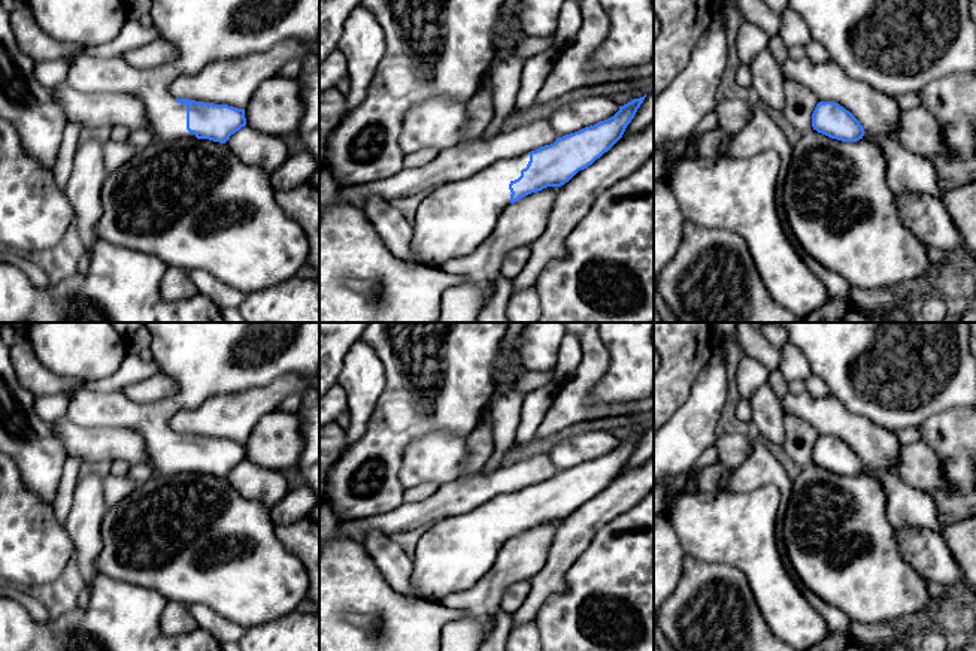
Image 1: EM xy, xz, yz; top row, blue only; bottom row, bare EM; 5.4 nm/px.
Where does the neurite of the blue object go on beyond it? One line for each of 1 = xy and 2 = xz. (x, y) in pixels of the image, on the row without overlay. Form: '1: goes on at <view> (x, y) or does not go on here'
1: goes on at xy (203, 359)
2: goes on at xz (455, 553)

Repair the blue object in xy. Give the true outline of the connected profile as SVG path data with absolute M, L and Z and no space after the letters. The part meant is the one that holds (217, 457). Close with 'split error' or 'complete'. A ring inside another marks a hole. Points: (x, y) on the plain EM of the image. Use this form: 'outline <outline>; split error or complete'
outline M145 323L151 333L151 360L169 376L176 391L140 405L122 391L79 390L69 399L66 418L87 429L115 427L137 432L155 475L184 472L225 478L246 460L245 443L188 433L175 433L169 421L182 409L195 409L218 394L260 388L281 376L319 381L319 323Z; split error

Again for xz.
outline M646 429L634 433L619 445L594 460L558 472L554 478L525 487L521 491L498 494L460 517L446 517L431 526L419 539L412 557L412 582L416 591L412 599L442 602L448 594L475 587L494 566L504 543L519 533L546 521L561 521L579 505L591 500L607 487L624 469Z; split error

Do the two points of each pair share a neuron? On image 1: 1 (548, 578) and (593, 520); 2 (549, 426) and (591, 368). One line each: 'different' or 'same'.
1: same
2: same

